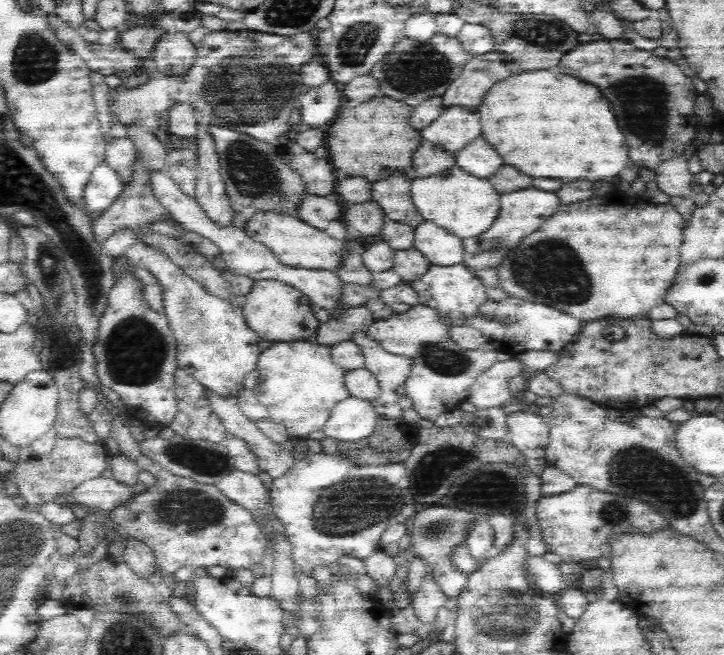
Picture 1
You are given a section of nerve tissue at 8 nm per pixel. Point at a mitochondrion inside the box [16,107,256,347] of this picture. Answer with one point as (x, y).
(48, 264)

